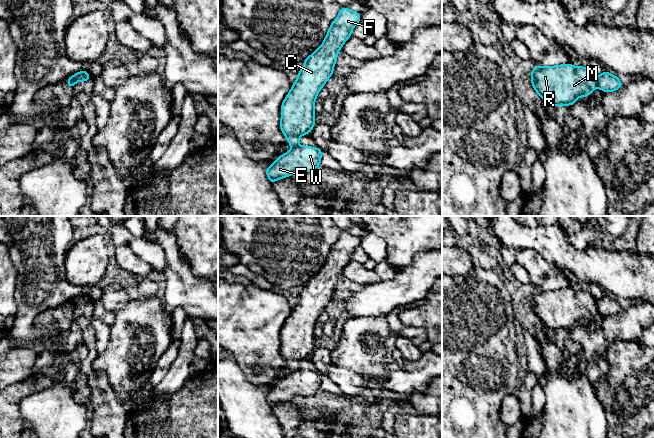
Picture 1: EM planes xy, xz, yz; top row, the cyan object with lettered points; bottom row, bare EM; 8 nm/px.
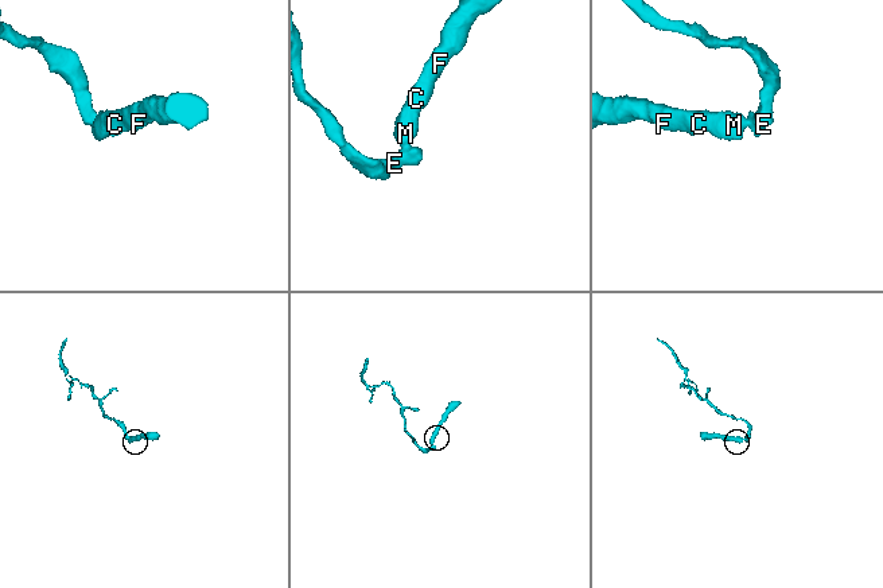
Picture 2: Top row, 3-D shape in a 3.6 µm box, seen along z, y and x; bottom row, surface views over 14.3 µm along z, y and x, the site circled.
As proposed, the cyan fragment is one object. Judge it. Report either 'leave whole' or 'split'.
split

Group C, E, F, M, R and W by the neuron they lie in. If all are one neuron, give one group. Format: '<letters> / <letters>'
C F M R / E W

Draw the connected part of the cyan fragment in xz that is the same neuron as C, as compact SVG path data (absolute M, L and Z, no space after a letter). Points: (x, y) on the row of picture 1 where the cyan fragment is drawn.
M341 6L322 45L305 59L297 80L281 105L280 129L292 147L315 125L314 104L318 92L333 75L338 51L351 37L361 14Z

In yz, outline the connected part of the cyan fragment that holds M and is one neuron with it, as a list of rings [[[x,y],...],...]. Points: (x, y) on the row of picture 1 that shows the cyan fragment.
[[[571,63],[557,66],[536,66],[531,71],[531,83],[543,101],[557,105],[570,106],[576,103],[578,97],[589,97],[596,88],[594,74],[586,67],[575,67]]]

